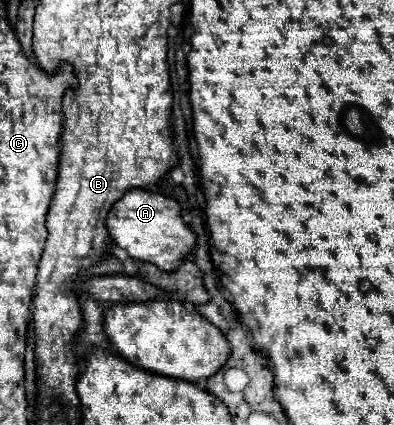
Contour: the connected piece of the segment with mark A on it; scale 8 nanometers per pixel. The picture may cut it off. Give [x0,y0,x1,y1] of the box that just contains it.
[107,189,197,271]

